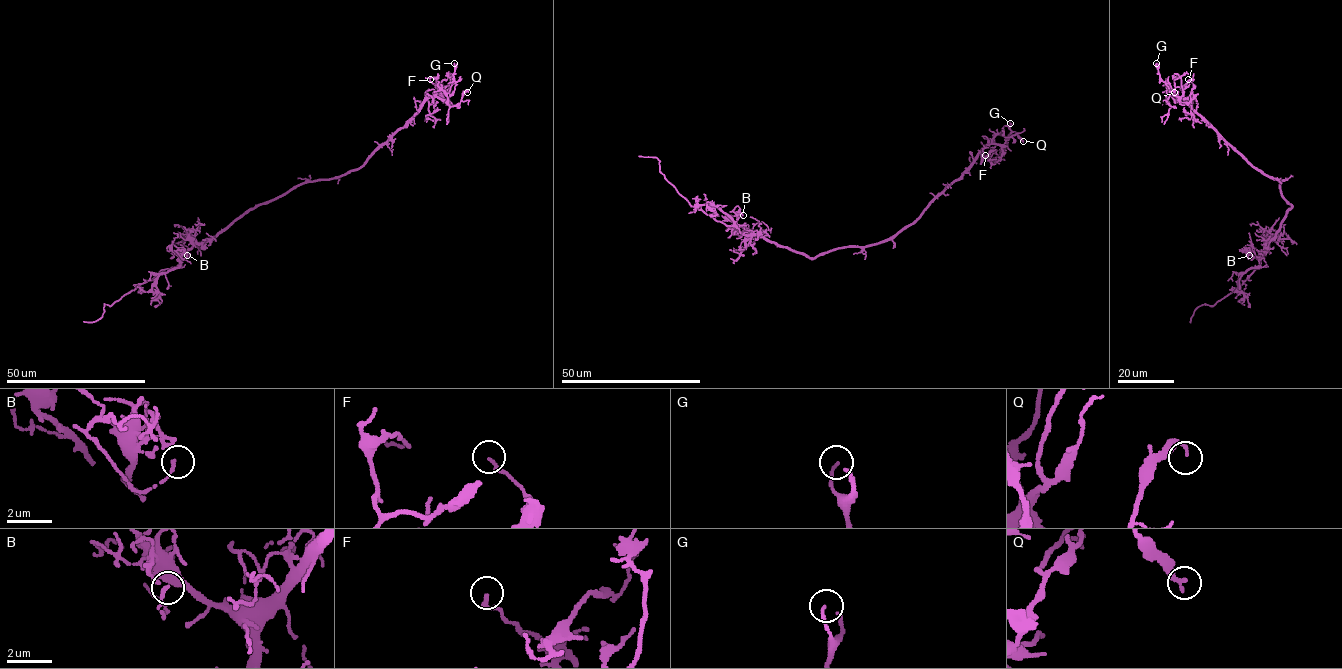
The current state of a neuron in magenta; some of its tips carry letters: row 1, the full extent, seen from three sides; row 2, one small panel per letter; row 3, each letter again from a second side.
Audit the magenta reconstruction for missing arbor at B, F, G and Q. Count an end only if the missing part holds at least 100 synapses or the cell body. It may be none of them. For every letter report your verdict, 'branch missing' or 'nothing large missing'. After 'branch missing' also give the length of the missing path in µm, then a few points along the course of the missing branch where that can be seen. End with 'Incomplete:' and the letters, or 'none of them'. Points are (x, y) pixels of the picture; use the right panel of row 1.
B: nothing large missing
F: nothing large missing
G: nothing large missing
Q: nothing large missing
Incomplete: none of them

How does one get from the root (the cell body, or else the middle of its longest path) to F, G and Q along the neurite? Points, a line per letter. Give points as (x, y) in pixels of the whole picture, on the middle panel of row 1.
F: (836, 249), (892, 240), (957, 180), (987, 145), (997, 144), (1002, 149), (1002, 155), (994, 159), (985, 155)
G: (836, 249), (892, 240), (957, 180), (987, 145), (1003, 144), (1011, 131), (1010, 123)
Q: (836, 249), (892, 240), (957, 180), (997, 134), (1003, 133), (1010, 137), (1016, 133), (1023, 141)

